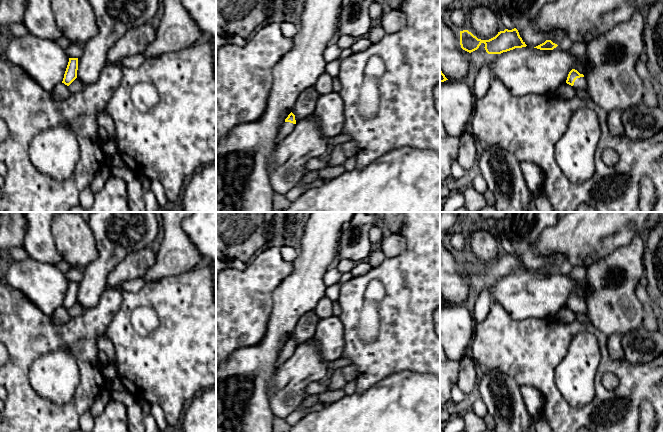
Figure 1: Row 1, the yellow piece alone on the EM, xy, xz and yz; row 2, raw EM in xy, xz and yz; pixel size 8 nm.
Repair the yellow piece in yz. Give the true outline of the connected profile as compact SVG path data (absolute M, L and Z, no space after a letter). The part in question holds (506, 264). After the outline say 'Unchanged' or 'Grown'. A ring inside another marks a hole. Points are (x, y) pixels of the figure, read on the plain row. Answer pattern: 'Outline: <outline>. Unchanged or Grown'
Outline: M516 252L500 255L489 264L478 263L468 254L460 255L460 269L463 274L471 277L477 274L482 267L485 268L484 272L488 278L501 278L515 272L527 270Z. Unchanged

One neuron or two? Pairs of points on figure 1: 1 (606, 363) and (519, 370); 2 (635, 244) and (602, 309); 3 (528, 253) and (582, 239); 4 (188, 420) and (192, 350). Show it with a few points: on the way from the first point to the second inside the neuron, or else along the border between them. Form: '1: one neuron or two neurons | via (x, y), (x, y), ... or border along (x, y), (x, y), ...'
1: one neuron | via (599, 336), (590, 327), (575, 327), (546, 343)
2: one neuron | via (628, 260), (628, 279), (615, 293)
3: two neurons | border along (527, 245), (531, 246), (538, 254), (557, 253)
4: two neurons | border along (205, 389), (200, 391), (188, 403), (180, 420)

